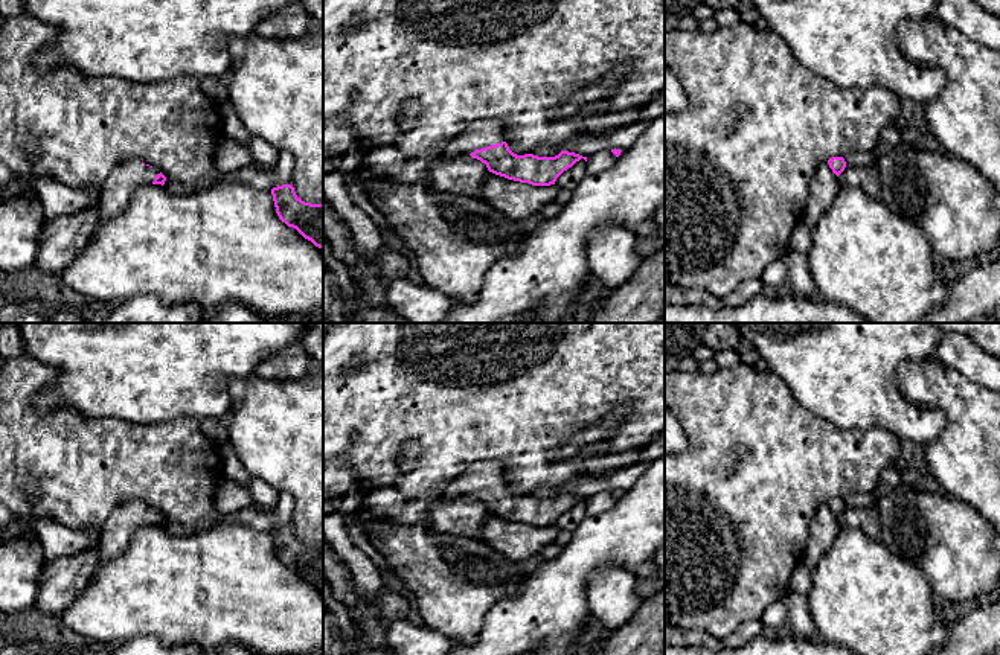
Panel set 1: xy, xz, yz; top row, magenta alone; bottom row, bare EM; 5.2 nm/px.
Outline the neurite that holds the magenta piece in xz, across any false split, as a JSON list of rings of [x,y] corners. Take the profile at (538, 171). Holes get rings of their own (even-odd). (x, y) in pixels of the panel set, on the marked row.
[[[479,120],[473,123],[465,133],[459,134],[457,137],[448,140],[441,154],[444,158],[456,158],[459,155],[471,155],[473,158],[480,160],[486,165],[488,171],[505,177],[508,180],[529,183],[532,186],[550,186],[555,184],[556,178],[572,168],[576,161],[587,157],[582,157],[575,152],[561,151],[555,157],[538,157],[534,154],[517,155],[514,154],[508,143],[505,142],[505,129],[498,122],[492,120]]]

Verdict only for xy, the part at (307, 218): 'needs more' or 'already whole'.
already whole

